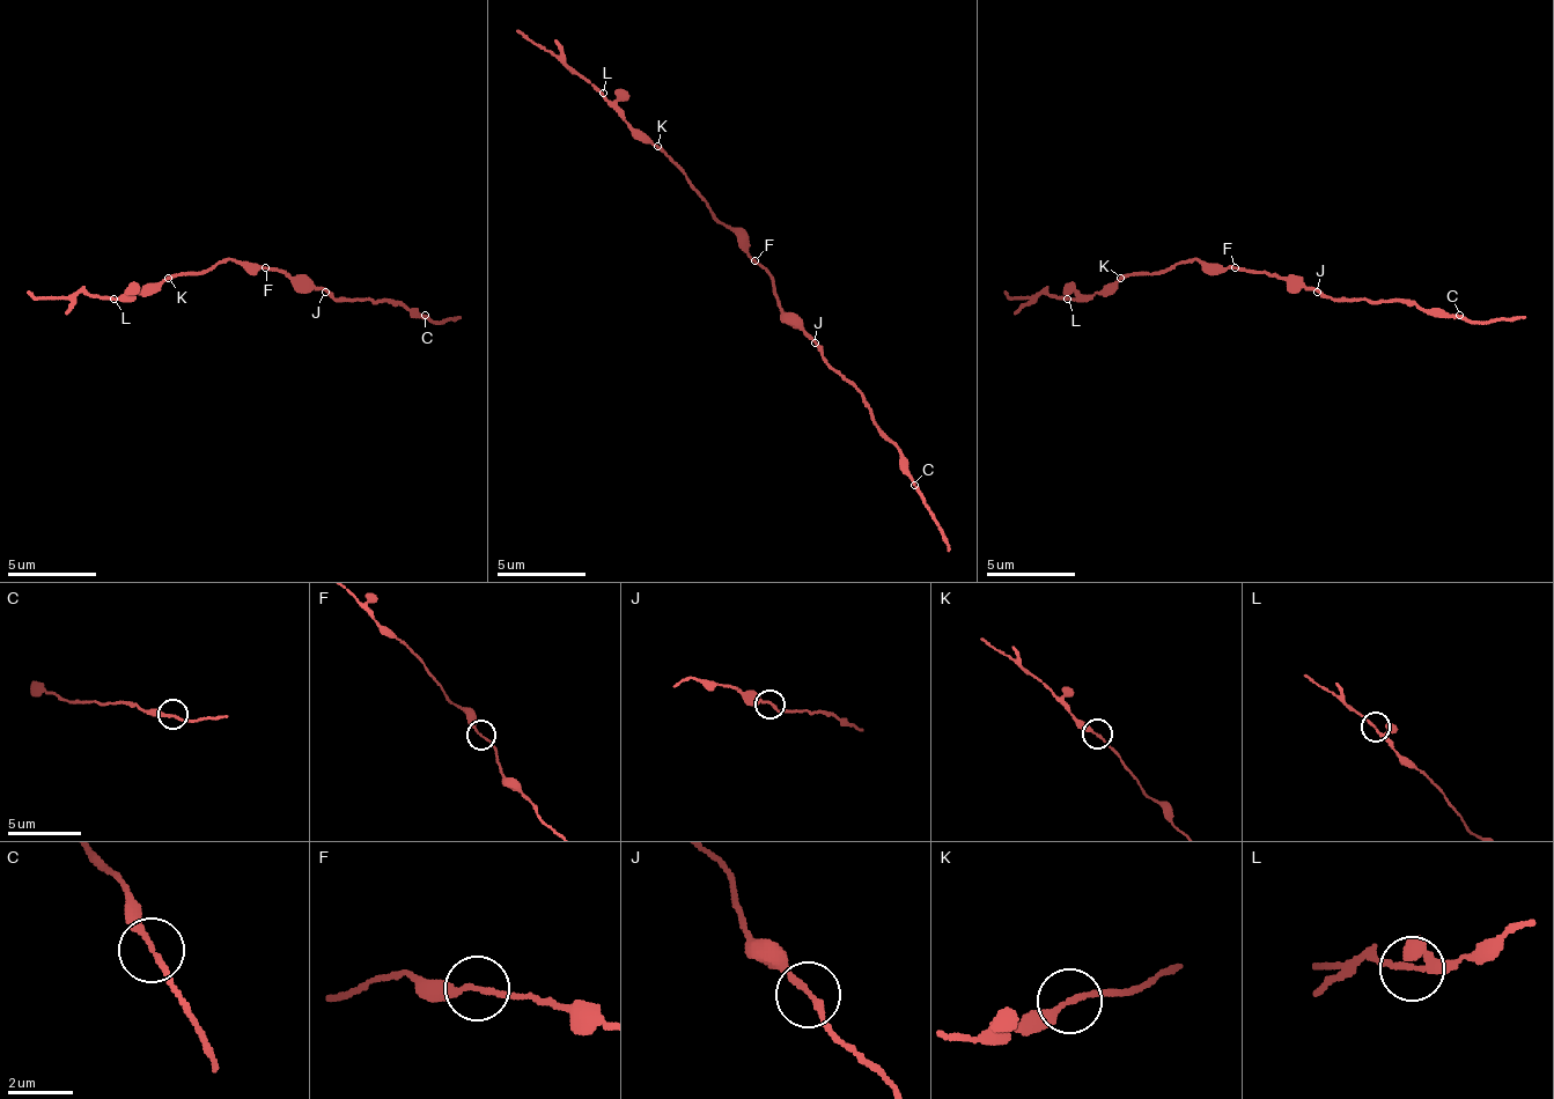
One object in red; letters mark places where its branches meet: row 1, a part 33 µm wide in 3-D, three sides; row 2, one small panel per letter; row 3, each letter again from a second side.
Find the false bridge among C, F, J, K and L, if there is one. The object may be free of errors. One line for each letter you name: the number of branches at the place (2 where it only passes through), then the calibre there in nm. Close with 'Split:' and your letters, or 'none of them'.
Split: none of them

